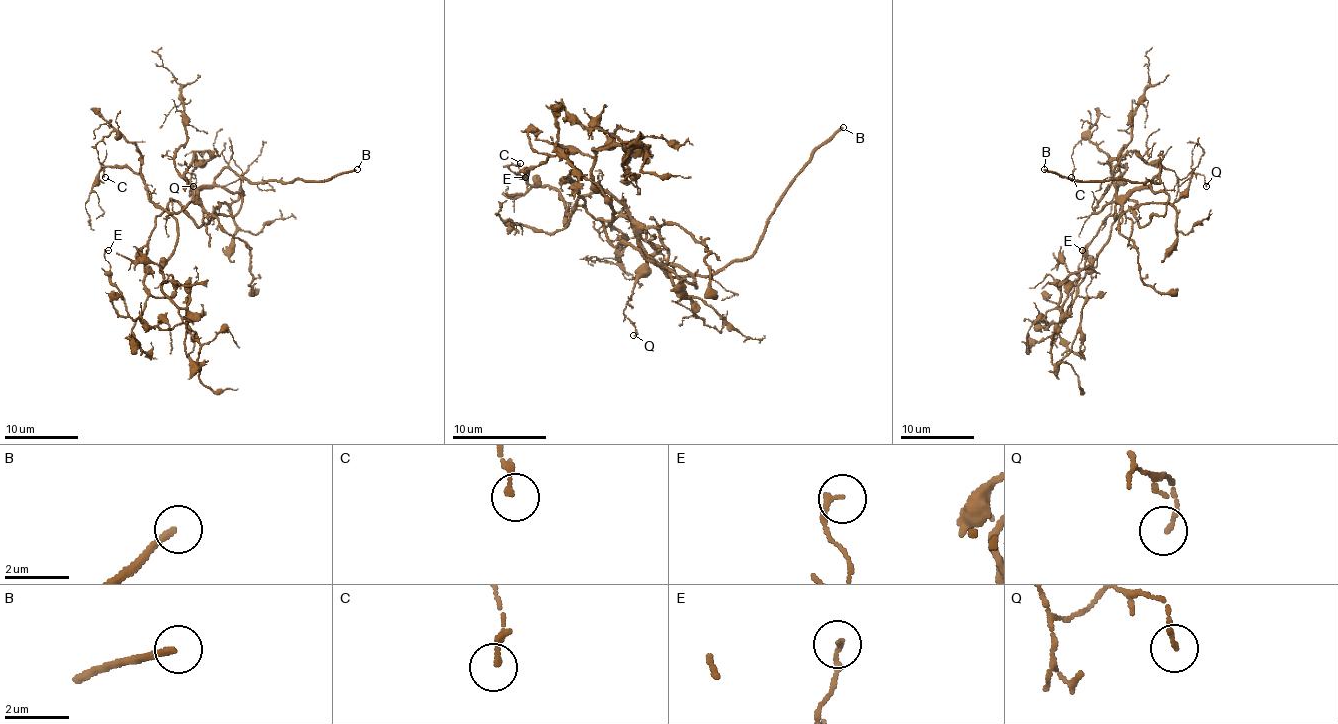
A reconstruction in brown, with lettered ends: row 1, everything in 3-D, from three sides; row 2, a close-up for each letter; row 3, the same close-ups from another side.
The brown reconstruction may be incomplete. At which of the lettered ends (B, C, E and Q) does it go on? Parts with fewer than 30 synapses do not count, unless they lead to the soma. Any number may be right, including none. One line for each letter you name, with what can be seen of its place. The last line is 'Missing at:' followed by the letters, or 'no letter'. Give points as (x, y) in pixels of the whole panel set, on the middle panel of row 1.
B: place (843, 127)
Missing at: B

